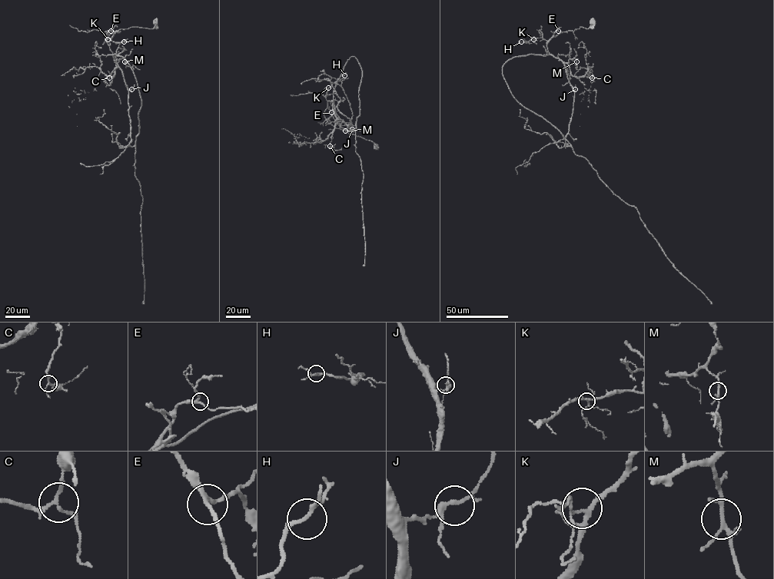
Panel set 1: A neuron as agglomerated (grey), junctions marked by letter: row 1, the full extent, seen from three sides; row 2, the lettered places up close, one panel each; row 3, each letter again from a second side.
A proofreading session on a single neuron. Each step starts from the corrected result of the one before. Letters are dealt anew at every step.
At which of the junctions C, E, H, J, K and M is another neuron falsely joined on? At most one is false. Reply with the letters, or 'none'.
none

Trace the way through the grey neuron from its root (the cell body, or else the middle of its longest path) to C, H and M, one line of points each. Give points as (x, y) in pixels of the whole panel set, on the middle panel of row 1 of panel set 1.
C: (376, 147), (371, 141), (330, 124), (323, 114), (328, 100), (333, 104), (337, 117), (330, 146)
H: (376, 147), (370, 140), (335, 127), (323, 115), (327, 105), (325, 96), (327, 89), (344, 75)
M: (376, 147), (371, 141), (330, 124), (323, 114), (328, 100), (333, 104), (337, 123), (345, 130)

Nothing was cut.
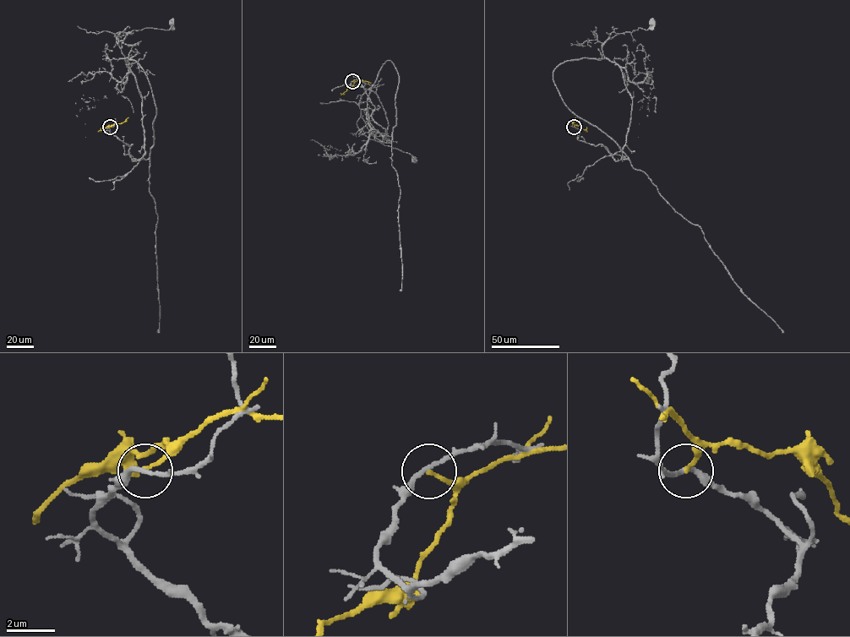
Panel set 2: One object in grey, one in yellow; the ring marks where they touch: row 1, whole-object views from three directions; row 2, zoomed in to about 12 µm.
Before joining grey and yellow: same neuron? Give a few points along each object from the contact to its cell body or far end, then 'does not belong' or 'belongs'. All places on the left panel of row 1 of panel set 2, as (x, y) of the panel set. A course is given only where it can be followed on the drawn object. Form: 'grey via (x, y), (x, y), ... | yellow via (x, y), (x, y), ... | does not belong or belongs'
grey via (110, 127), (132, 144), (130, 156), (142, 158), (142, 97), (114, 35), (168, 29), (171, 23) | yellow via (110, 127), (97, 132) | does not belong

